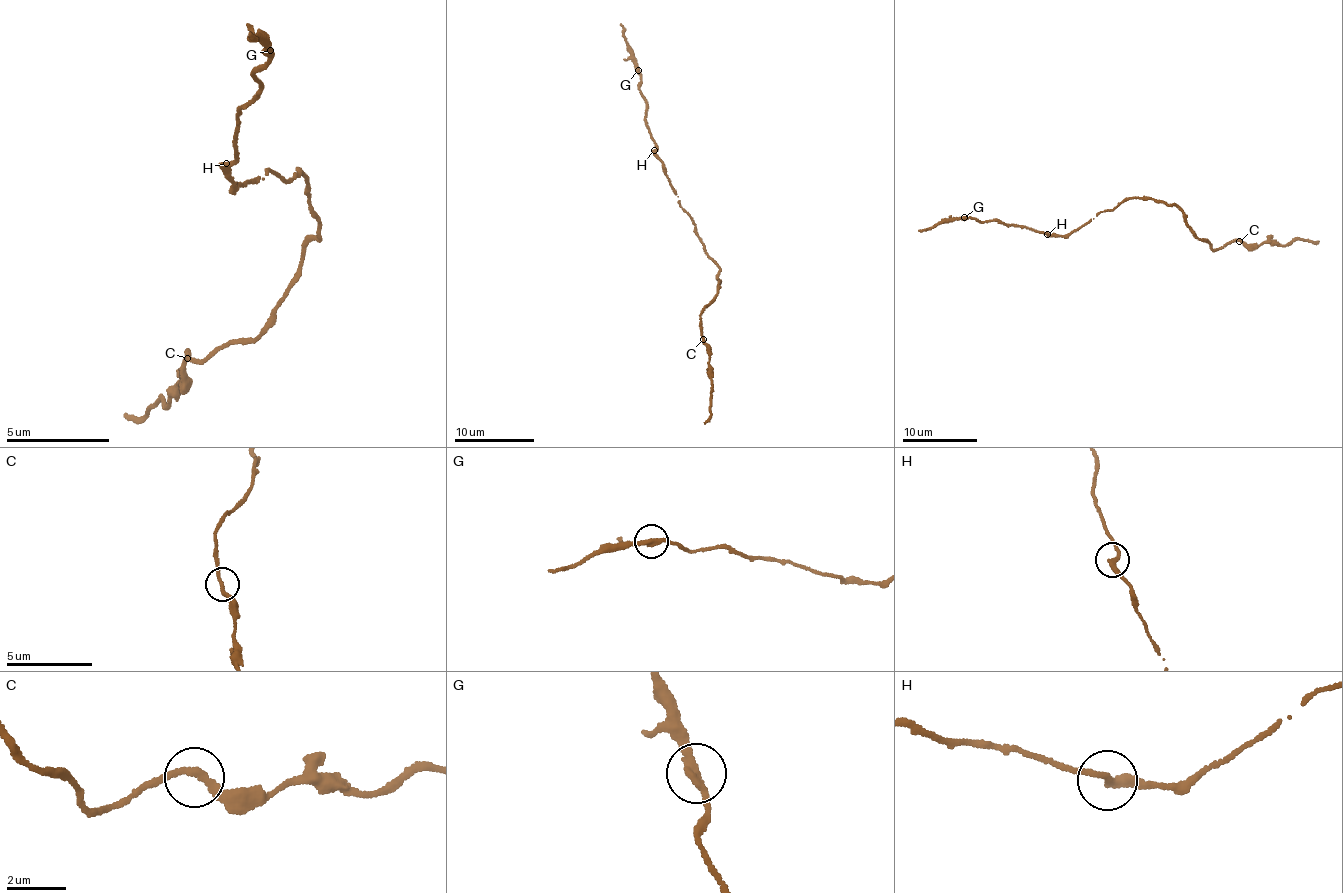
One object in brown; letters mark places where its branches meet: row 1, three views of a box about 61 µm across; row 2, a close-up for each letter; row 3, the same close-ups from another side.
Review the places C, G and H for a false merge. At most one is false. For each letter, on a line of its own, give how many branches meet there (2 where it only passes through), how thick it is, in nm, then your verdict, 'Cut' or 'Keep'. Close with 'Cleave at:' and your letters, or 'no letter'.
C: Branches: 2. Thickness 220 nm. Keep
G: Branches: 2. Thickness 280 nm. Keep
H: Branches: 2. Thickness 280 nm. Keep
Cleave at: no letter

